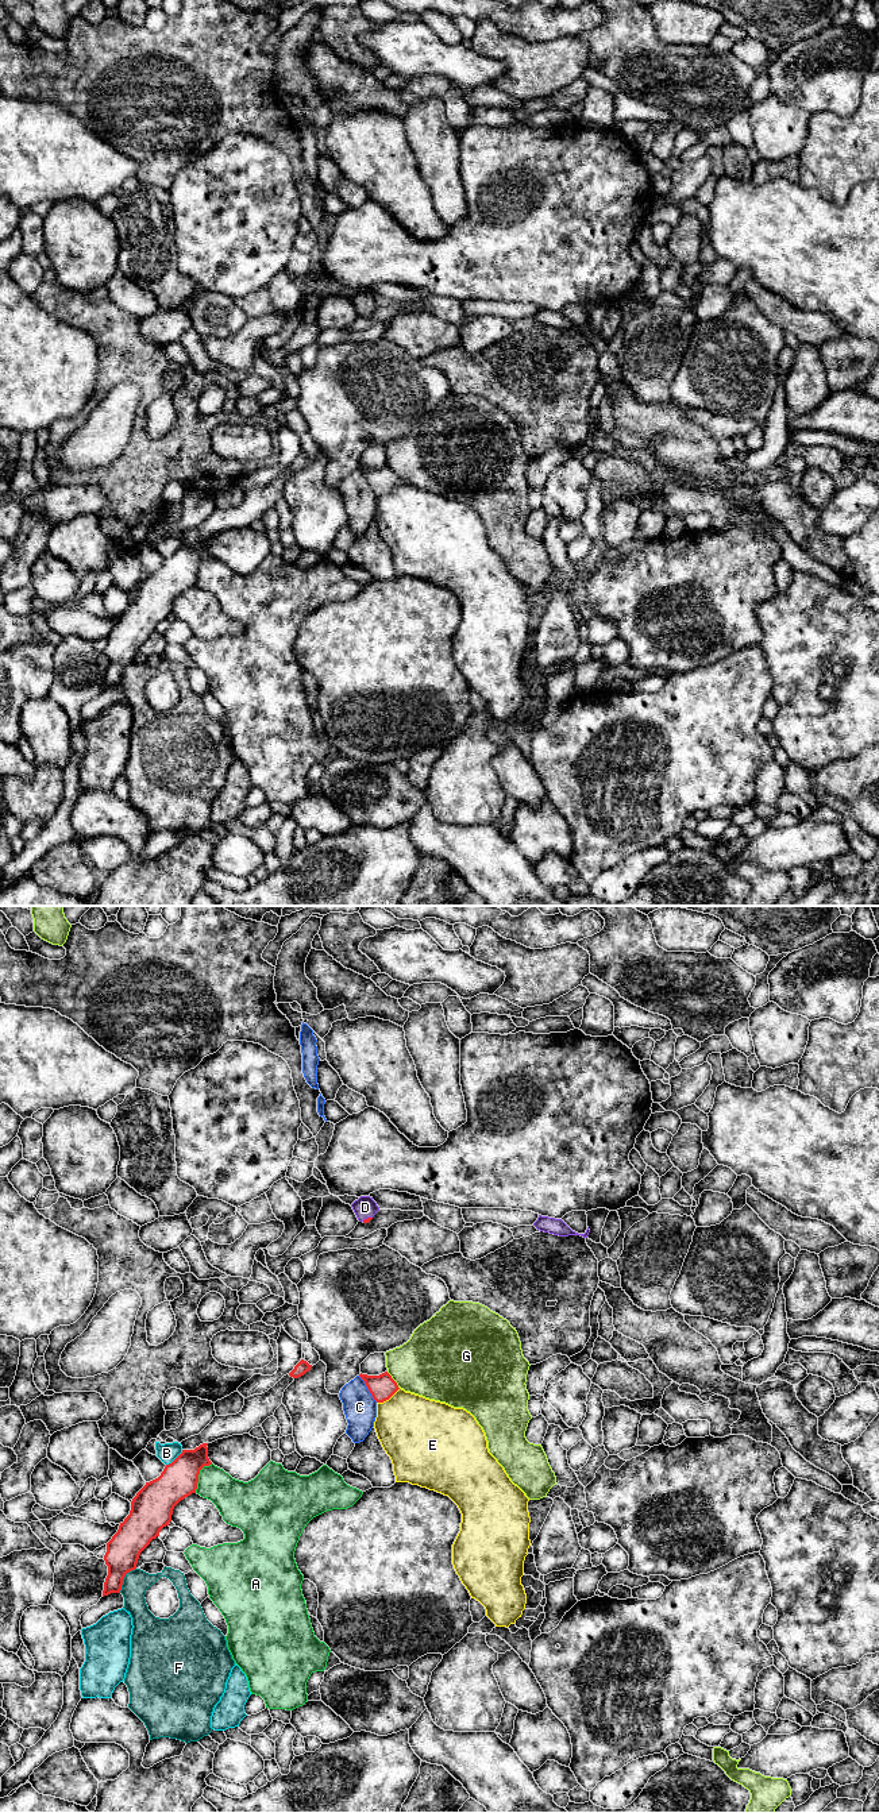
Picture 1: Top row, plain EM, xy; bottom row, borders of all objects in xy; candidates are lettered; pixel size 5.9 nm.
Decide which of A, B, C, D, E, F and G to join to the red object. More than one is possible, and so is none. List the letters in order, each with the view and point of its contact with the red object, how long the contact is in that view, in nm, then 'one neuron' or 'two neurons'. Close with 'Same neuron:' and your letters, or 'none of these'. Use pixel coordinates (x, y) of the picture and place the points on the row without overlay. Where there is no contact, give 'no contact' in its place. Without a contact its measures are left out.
A: meets red in xy at (197, 569); contact 200 nm long; two neurons
B: meets red in xy at (176, 551); contact 140 nm long; two neurons
C: meets red in xy at (367, 481); contact 200 nm long; two neurons
D: meets red in xy at (367, 311); contact 70 nm long; one neuron
E: meets red in xy at (388, 492); contact 170 nm long; two neurons
F: meets red in xy at (123, 671); contact 180 nm long; two neurons
G: meets red in xy at (393, 473); contact 130 nm long; two neurons
Same neuron: D

